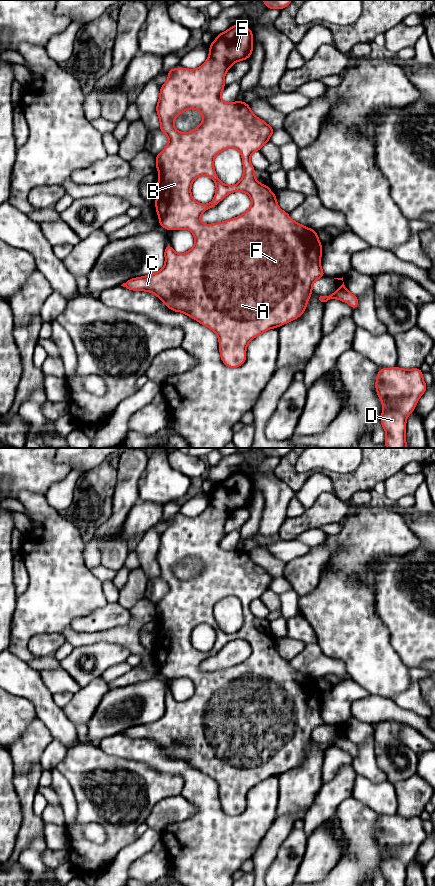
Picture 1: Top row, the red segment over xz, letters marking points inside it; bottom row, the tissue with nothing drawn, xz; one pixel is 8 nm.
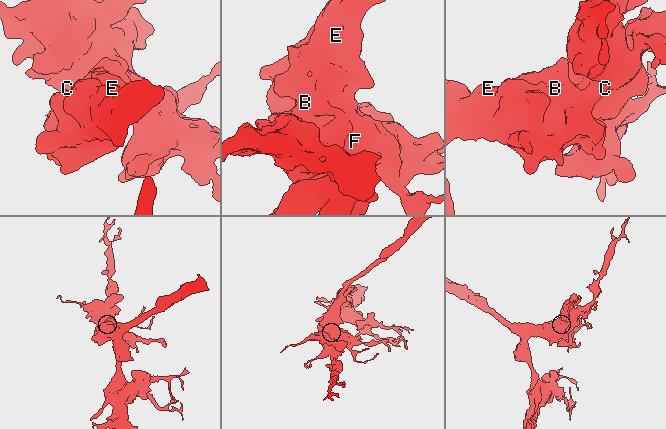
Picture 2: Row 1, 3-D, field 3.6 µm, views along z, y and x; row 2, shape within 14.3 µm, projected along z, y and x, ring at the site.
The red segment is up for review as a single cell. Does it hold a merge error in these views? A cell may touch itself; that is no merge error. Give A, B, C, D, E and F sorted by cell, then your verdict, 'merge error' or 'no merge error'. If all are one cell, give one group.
A B C D E F; no merge error

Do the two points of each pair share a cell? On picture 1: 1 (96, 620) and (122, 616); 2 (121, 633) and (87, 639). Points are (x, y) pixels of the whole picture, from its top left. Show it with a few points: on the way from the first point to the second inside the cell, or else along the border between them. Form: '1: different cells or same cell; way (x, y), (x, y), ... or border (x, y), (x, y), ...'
1: same cell; way (102, 619), (116, 616)
2: same cell; way (113, 636), (95, 637)

